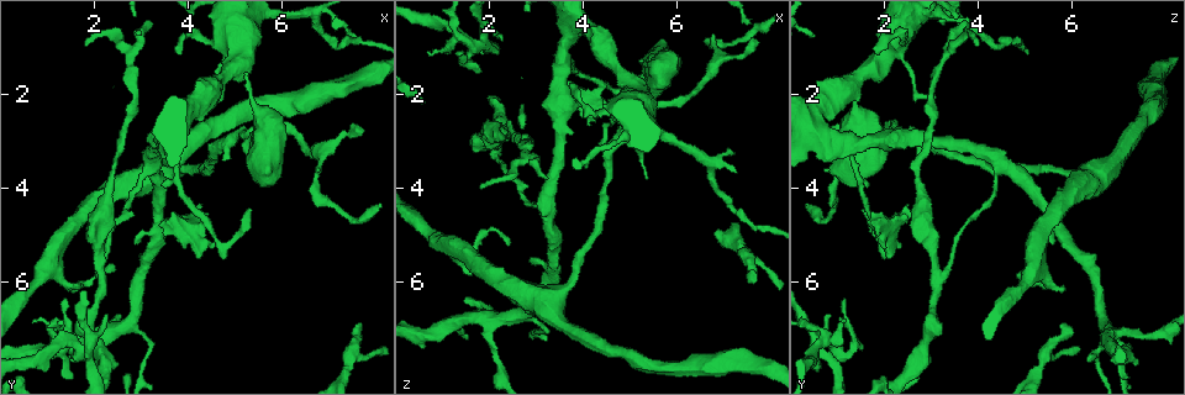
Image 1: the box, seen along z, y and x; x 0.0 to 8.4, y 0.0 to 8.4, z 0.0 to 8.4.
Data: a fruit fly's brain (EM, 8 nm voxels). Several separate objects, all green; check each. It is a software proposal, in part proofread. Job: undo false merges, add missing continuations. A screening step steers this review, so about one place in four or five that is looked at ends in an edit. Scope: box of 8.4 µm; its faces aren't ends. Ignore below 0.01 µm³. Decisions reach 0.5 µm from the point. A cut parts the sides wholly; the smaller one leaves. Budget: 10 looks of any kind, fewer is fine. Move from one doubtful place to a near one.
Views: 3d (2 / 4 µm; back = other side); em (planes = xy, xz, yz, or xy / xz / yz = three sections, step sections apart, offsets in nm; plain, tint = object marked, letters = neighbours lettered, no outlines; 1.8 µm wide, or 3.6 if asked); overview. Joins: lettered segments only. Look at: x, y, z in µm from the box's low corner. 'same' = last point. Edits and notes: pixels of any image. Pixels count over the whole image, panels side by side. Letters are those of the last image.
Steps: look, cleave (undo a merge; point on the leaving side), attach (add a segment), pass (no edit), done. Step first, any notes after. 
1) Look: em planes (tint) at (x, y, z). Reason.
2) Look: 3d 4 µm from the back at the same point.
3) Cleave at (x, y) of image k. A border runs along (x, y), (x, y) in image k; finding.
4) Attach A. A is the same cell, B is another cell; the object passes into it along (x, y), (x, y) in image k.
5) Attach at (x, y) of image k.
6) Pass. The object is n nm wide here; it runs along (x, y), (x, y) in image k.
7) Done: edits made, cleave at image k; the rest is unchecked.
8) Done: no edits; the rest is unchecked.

Look: em xy step 8 (tint) at (2.70, 1.20, 3.35). Arms part here.

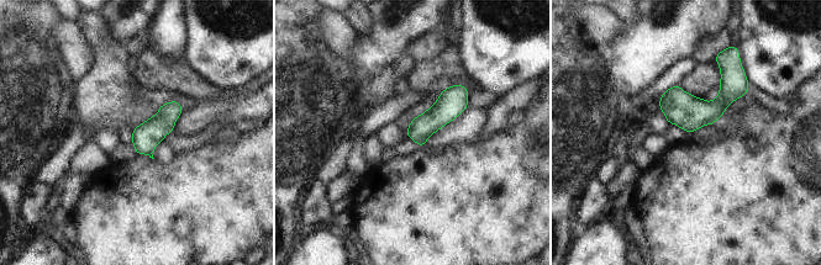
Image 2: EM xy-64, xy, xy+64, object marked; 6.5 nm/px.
Look: em planes (letters) at the same point. Another direction.

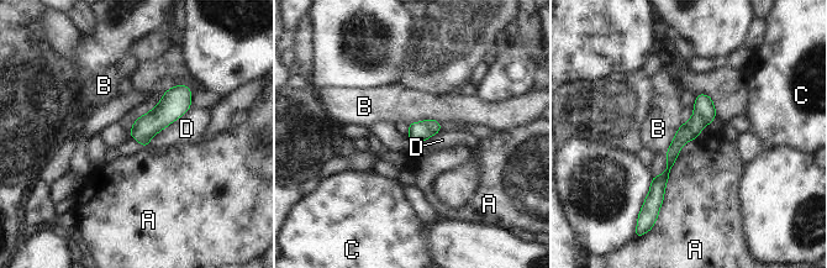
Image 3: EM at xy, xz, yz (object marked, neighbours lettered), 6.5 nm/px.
Pass. The longest contact is with A, 420 nm; A, B, C and D are other cells; it runs along (705, 98), (651, 200) in image 3; one cell here.

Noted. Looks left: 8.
Look: em xy step 4 (tint) at (3.20, 3.45, 4.40). A fork.

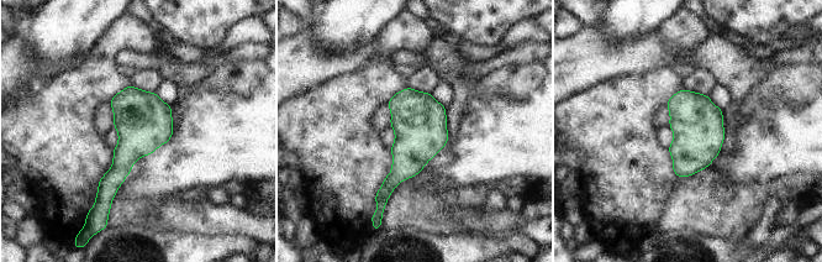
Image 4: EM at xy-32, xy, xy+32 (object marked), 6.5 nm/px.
Look: em planes (letters) at the same point.

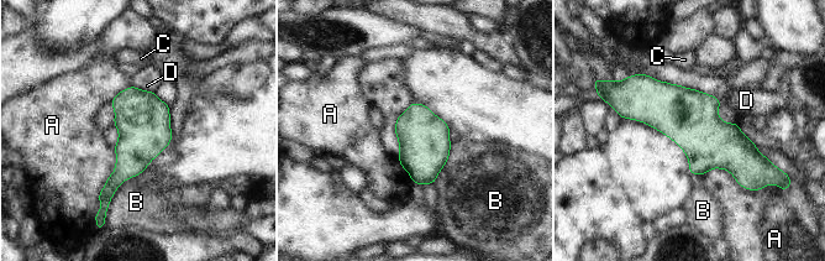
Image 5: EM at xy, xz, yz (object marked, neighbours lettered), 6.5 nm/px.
Pass. The object is 320 nm wide here; A, B, C and D are other cells; a border runs along (114, 146), (99, 209) in image 5; continuous, no second cell.

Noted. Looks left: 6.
Look: 3d 2 µm at (2.20, 5.85, 3.25). Three-way junction.

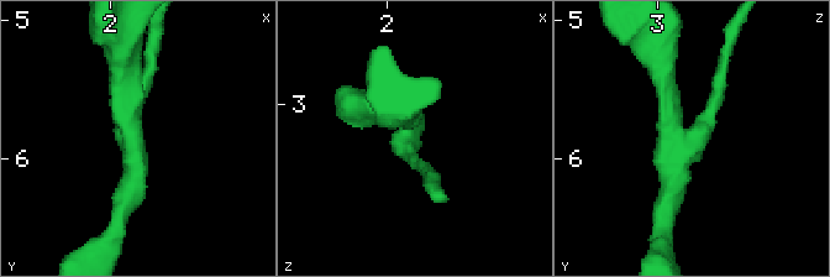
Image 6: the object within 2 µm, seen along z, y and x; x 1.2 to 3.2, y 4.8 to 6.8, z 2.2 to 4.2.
Look: em yz step 16 (tint) at (2.12, 5.78, 3.28). Now the EM.

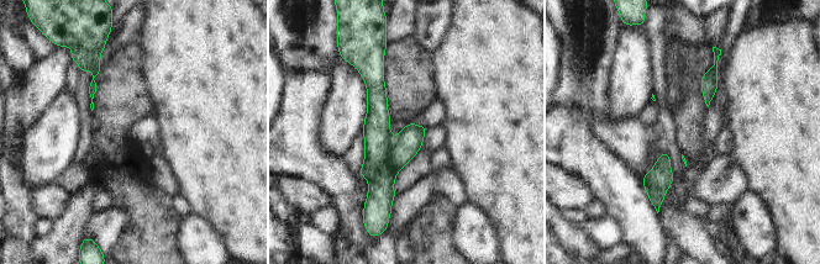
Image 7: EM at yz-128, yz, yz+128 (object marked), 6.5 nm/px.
Look: em planes (letters) at the same point.

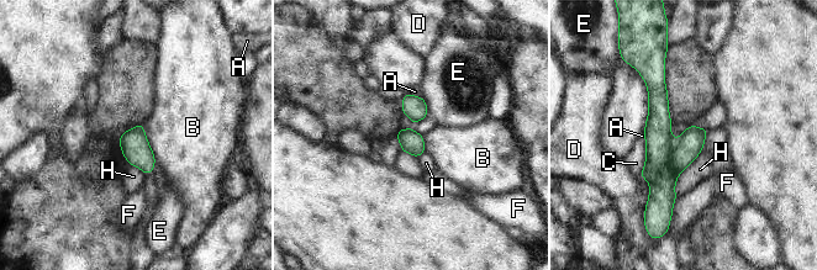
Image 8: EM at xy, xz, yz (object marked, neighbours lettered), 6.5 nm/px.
Cleave at (659, 170) of image 8. The object is 150 nm wide here; A, B, C, D, E, F and H are other cells; a second cell is stuck on.

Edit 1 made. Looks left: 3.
Look: em 3.6 µm planes (letters) at (3.55, 3.10, 1.25). Three arms meet.

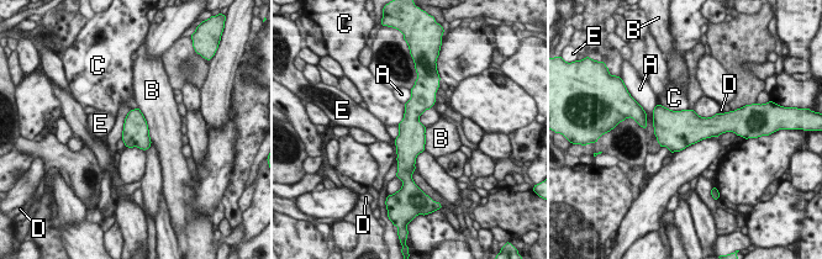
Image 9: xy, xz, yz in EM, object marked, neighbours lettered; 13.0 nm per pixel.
Pass. A, B, C, D and E are other cells; a border runs along (657, 102), (672, 110), (688, 109) in image 9; one cell here.

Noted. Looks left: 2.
Done: edits made, cleave at image 8; the rest is unchecked.

